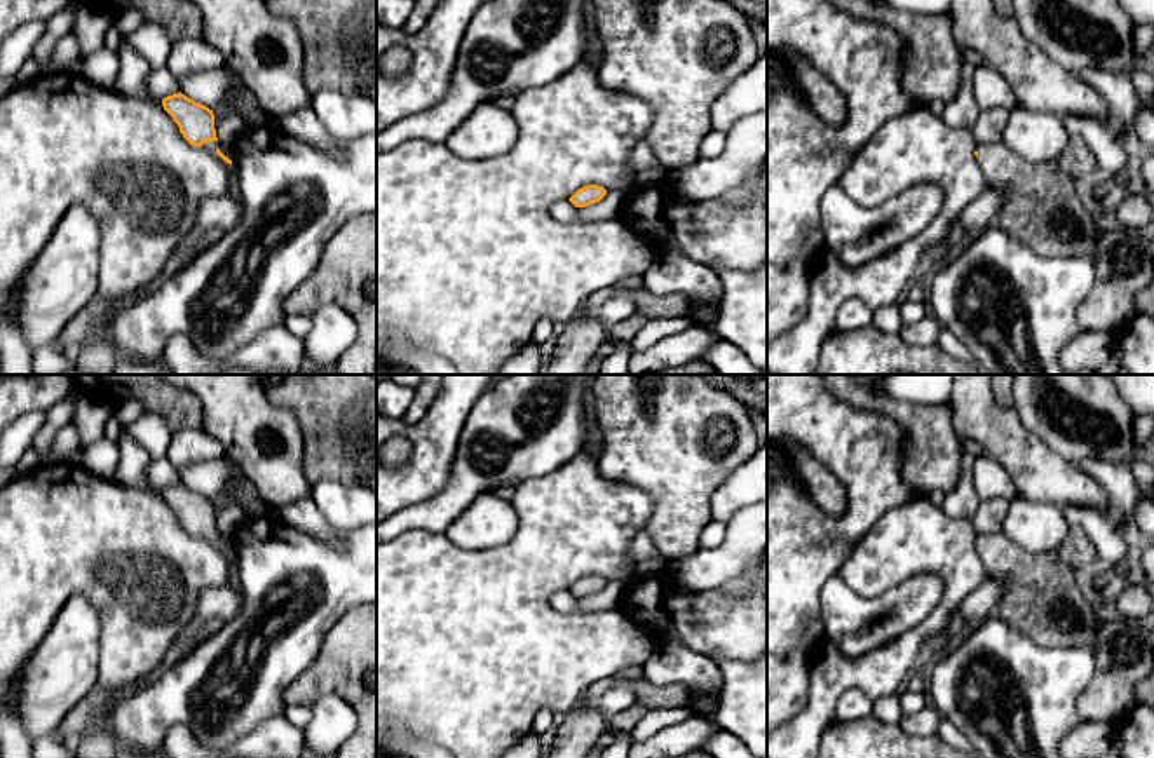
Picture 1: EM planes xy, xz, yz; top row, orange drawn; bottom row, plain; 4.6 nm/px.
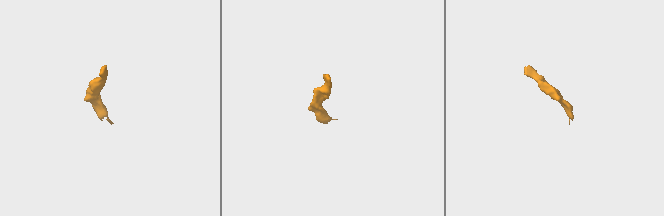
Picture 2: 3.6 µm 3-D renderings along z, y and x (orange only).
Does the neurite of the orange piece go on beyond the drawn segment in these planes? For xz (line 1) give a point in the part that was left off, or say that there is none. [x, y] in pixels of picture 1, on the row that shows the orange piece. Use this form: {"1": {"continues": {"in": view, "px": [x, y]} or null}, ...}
{"1": {"continues": null}}

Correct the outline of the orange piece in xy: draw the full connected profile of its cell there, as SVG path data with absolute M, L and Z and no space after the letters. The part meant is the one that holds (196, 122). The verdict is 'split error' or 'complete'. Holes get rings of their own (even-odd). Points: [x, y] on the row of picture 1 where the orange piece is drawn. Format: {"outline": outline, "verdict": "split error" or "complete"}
{"outline": "M181 92L164 98L162 106L190 145L209 150L228 171L235 173L237 164L232 148L216 138L213 110Z", "verdict": "split error"}

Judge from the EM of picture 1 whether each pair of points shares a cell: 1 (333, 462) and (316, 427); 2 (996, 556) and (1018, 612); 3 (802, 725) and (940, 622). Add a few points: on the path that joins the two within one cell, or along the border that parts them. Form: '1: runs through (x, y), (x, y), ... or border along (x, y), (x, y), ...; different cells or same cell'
1: runs through (333, 453), (333, 445), (325, 436); same cell
2: runs through (1010, 570), (1018, 579), (1018, 598); same cell
3: runs through (832, 690), (849, 673), (884, 671), (905, 650); same cell

